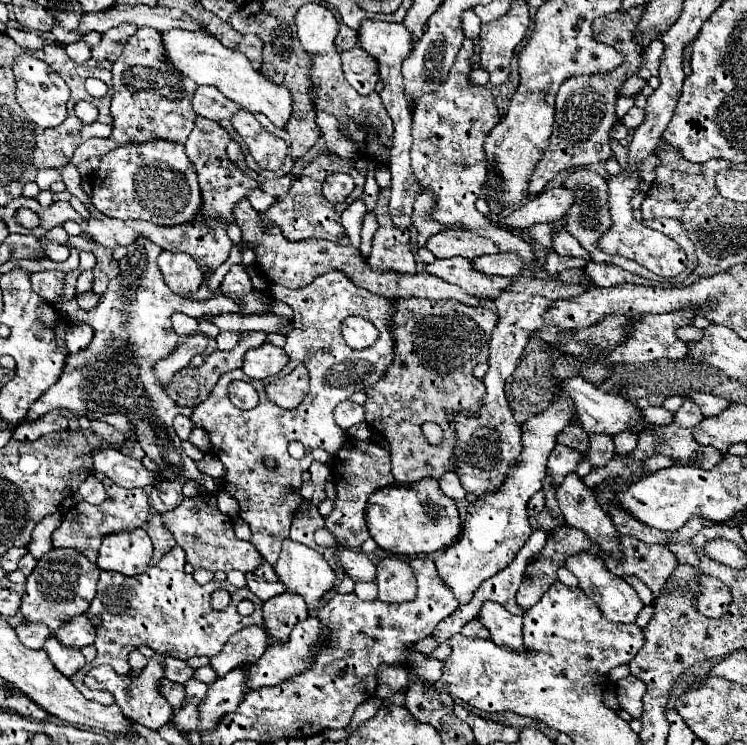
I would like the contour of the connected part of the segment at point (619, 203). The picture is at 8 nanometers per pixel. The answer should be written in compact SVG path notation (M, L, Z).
M624 170L622 176L608 178L608 188L610 188L610 214L612 214L612 222L614 224L600 238L598 246L606 254L618 254L618 256L624 256L624 258L630 258L630 260L638 262L640 266L648 268L656 276L662 276L662 278L678 276L686 268L686 254L670 238L666 238L662 232L656 232L656 230L650 230L650 228L642 226L632 216L630 198L638 190L638 182L640 182L640 176L636 172L628 172L628 170Z

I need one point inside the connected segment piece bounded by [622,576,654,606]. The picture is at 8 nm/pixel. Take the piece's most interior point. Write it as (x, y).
(643, 591)

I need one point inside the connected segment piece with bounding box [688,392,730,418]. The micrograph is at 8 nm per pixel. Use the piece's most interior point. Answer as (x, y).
(709, 405)

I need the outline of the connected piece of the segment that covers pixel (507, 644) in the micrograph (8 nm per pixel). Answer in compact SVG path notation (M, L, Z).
M484 602L480 610L480 620L490 630L492 640L506 648L516 652L526 652L526 644L522 642L522 618L510 614L504 606L496 602Z

